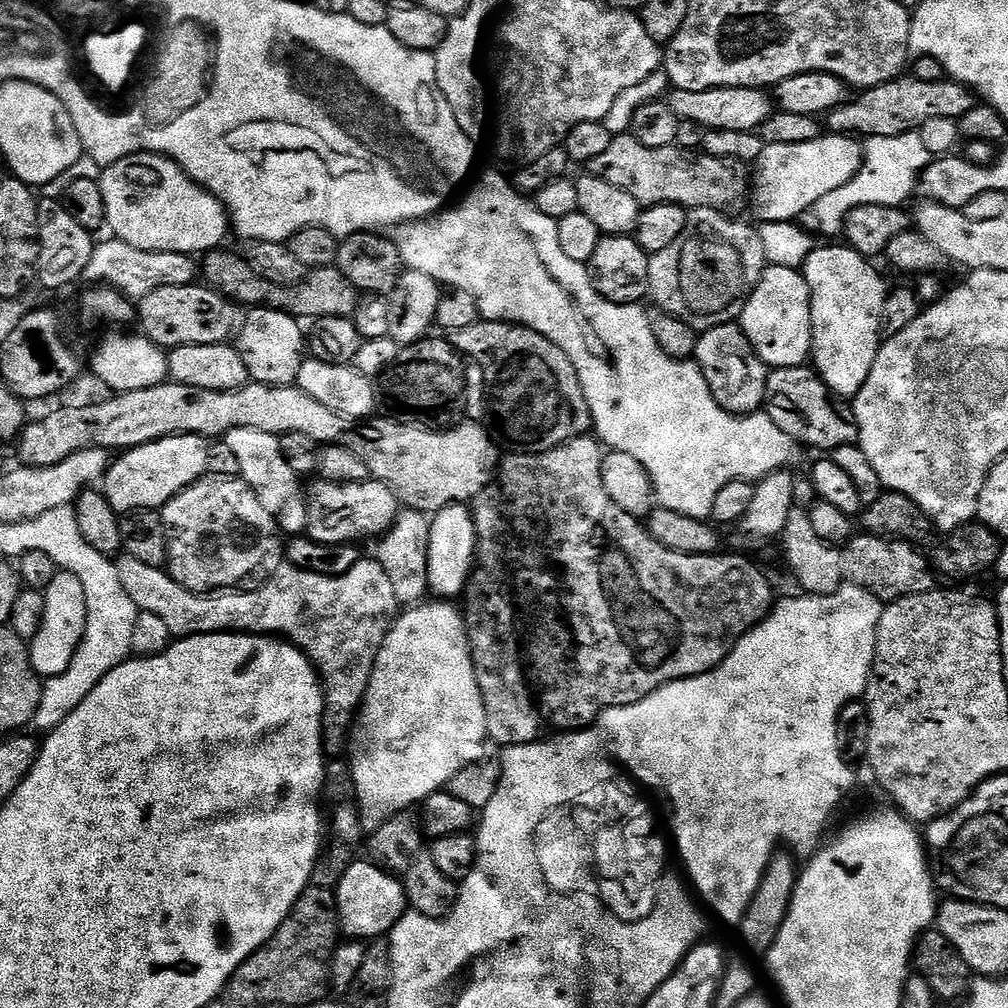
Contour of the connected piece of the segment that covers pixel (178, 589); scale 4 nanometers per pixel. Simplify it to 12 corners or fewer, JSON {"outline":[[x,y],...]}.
{"outline":[[121,555],[130,602],[173,637],[302,649],[324,686],[325,753],[349,751],[401,607],[379,559],[284,566],[251,590],[186,590]]}

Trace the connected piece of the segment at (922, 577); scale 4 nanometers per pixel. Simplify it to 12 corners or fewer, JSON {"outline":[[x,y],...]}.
{"outline":[[853,535],[847,583],[882,602],[931,592],[938,576],[917,545]]}

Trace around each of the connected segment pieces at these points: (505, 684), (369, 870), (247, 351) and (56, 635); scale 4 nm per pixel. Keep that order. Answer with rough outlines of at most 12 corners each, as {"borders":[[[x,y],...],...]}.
{"borders":[[[601,441],[512,454],[462,593],[488,740],[712,672],[754,561],[614,506]],[[357,859],[334,891],[341,933],[387,937],[409,911],[401,877]],[[253,308],[234,346],[249,377],[295,385],[306,332],[289,312]],[[57,571],[30,647],[41,678],[65,672],[86,630],[86,590]]]}

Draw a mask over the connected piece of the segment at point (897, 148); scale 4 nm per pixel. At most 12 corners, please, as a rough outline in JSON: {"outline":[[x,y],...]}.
{"outline":[[917,132],[869,137],[861,167],[812,209],[841,237],[860,204],[901,207],[931,164]]}

